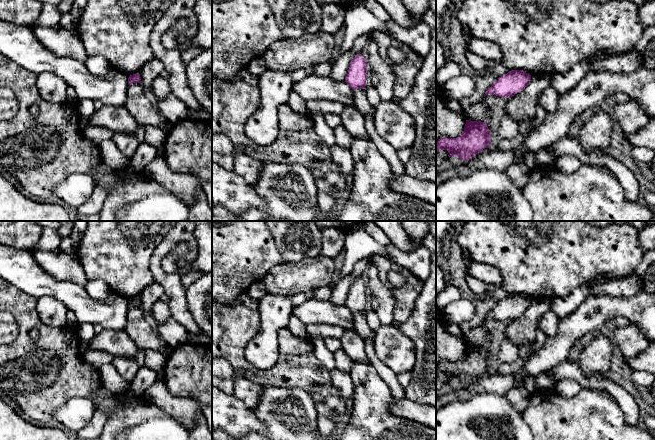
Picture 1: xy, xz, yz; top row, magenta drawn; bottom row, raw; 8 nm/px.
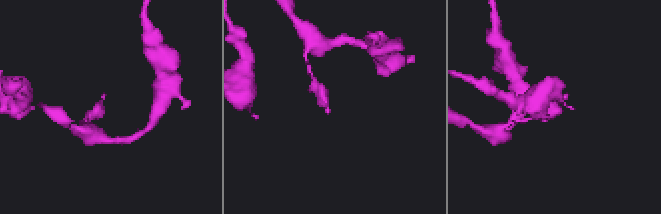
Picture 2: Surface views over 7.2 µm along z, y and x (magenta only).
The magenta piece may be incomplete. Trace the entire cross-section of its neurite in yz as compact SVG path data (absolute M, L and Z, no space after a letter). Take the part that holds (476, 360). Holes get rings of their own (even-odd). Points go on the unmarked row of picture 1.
M466 344L463 357L457 362L440 362L436 366L436 376L447 374L449 381L458 380L470 384L484 372L490 372L491 356L486 346Z

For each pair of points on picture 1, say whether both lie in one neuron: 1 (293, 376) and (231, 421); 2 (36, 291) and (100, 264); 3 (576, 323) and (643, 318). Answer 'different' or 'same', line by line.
1: different
2: different
3: same

